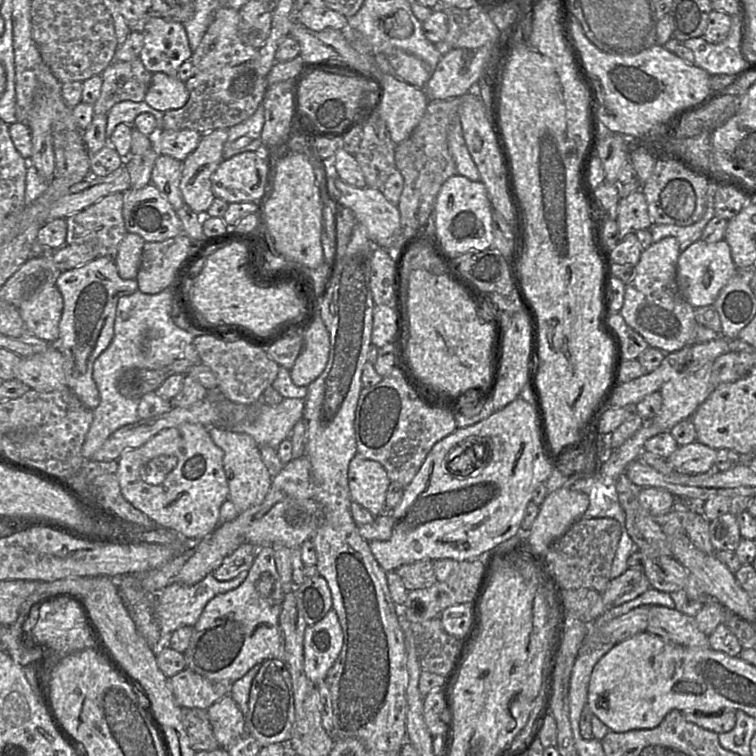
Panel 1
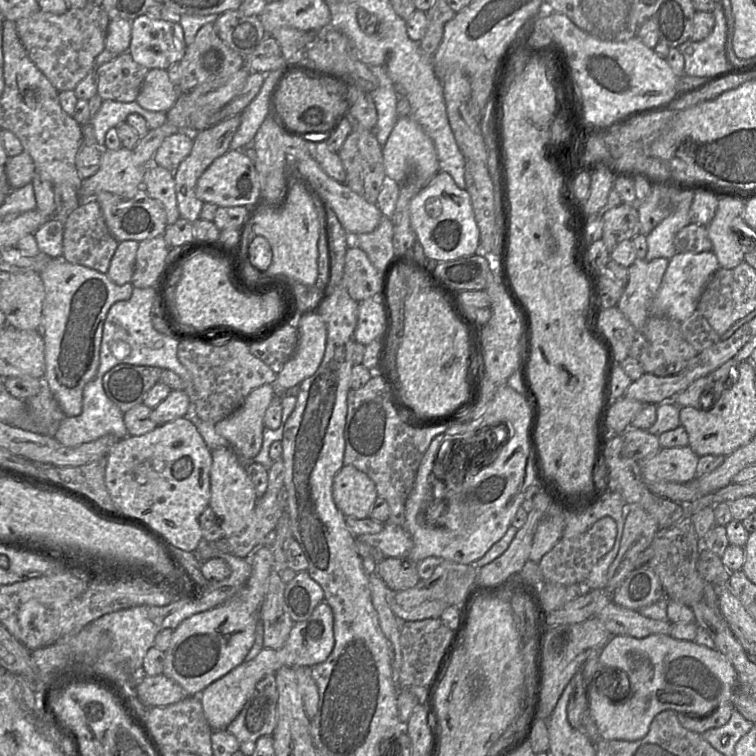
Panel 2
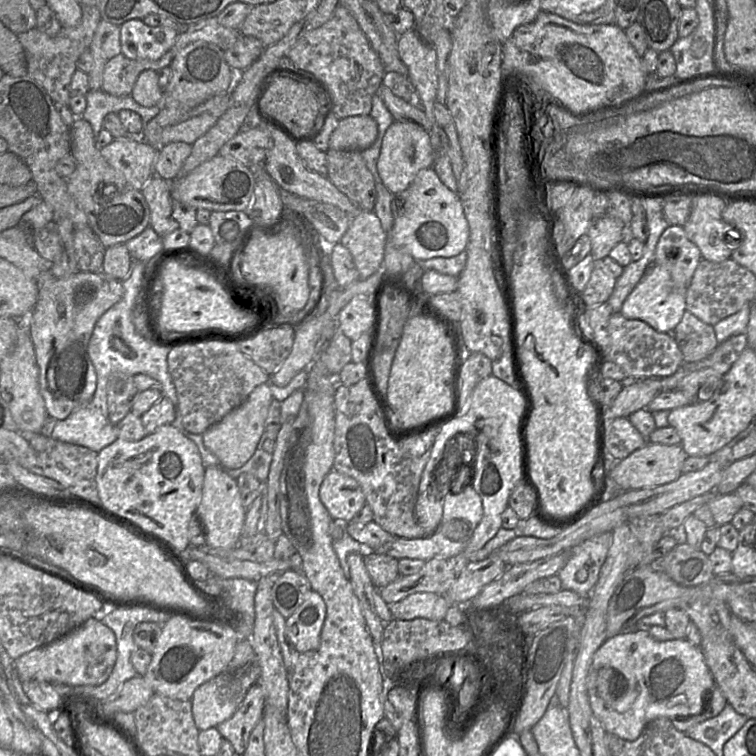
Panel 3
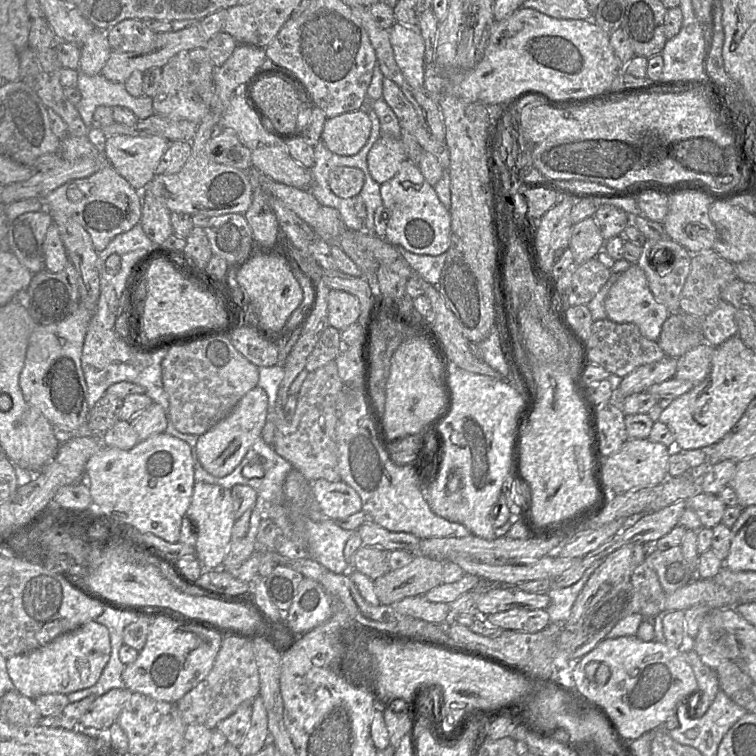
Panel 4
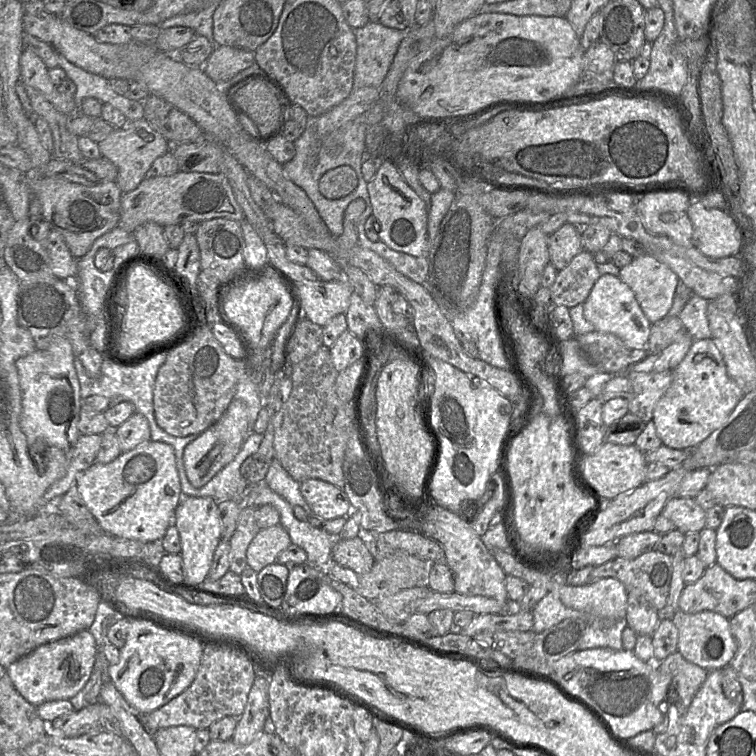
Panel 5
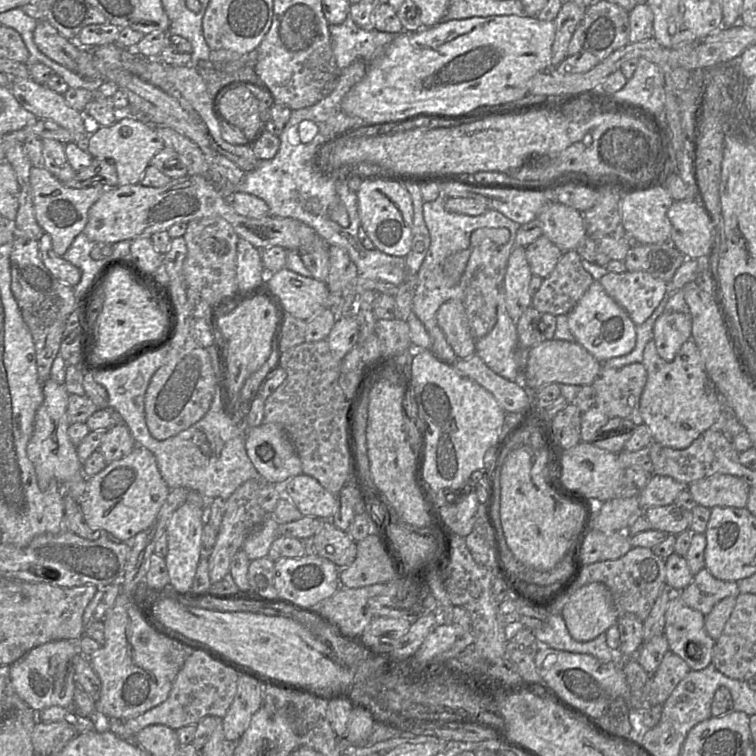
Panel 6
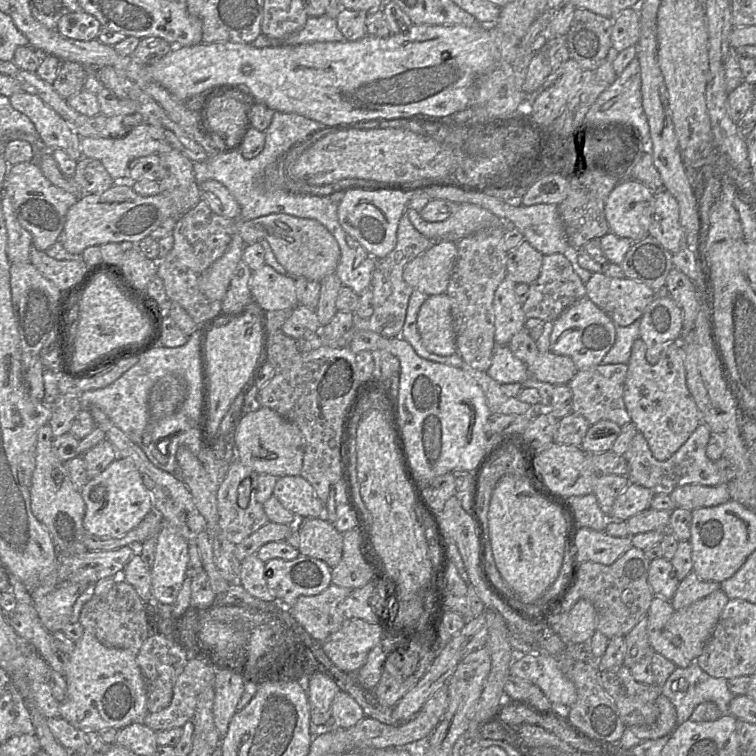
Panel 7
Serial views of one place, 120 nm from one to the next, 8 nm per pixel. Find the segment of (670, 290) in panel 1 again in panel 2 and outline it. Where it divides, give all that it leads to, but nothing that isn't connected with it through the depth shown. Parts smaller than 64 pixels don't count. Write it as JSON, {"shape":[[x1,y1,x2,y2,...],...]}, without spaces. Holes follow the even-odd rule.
{"shape":[[636,258,628,267,628,281,617,306,636,330,642,329,651,317,650,306,668,263,666,258,656,258,649,262]]}

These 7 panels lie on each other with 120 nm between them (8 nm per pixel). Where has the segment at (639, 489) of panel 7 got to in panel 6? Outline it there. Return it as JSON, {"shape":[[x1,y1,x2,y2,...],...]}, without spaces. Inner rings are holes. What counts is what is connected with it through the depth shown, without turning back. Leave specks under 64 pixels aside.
{"shape":[[654,475,637,497,640,506,647,510,648,508,674,504,677,496,687,488,688,485,671,477]]}

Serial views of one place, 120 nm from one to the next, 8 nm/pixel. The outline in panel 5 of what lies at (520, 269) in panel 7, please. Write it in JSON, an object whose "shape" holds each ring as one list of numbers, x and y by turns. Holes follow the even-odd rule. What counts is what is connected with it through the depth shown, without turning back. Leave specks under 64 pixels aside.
{"shape":[[566,223,548,238,550,263,561,271,571,260,583,251,581,228,572,223]]}

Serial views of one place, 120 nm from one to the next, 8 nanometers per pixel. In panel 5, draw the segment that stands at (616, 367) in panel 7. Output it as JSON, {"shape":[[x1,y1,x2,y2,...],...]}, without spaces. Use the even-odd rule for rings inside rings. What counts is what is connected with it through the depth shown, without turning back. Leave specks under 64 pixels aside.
{"shape":[[671,371,634,372,626,374,633,386,634,395,629,399,629,413,647,424,652,421,654,408,672,381]]}

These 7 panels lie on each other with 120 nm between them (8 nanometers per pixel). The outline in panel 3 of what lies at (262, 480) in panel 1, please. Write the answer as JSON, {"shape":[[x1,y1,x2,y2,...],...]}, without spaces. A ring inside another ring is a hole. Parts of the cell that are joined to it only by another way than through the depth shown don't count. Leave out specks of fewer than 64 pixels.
{"shape":[[219,464,207,467,201,501,196,511,205,523,206,545,219,550,235,548,244,525,246,511,241,501,237,479,232,478]]}

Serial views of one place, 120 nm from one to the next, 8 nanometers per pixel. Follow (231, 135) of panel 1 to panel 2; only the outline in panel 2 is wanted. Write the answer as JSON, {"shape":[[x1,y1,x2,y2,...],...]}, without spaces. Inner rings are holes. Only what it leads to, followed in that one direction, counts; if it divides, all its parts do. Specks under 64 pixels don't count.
{"shape":[[281,69,269,76,267,81,262,85,260,92,240,113,241,123,233,136,230,149,242,150,246,147,252,147,252,142,257,131,268,116,268,96,280,71]]}

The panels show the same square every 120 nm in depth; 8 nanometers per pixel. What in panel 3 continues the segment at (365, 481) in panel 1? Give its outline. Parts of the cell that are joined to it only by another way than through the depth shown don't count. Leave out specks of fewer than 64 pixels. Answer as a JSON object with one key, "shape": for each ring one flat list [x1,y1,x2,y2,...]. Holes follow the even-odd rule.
{"shape":[[332,469,320,485,319,497,334,521,349,522,366,504,360,484]]}

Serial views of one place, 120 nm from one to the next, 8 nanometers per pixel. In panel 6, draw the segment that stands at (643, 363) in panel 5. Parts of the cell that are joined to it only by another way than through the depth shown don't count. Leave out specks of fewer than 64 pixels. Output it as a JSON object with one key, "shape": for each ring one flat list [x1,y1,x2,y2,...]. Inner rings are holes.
{"shape":[[664,311,655,321,653,340,661,359,672,361,682,345,691,339,690,314]]}

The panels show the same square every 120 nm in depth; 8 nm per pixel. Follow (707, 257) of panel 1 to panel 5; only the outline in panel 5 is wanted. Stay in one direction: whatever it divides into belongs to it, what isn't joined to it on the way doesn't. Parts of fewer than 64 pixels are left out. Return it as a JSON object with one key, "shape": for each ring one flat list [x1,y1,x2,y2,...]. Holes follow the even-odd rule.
{"shape":[[601,275,583,303,583,313,595,330,614,334,633,349,647,346,652,323,643,313,632,289,618,276]]}

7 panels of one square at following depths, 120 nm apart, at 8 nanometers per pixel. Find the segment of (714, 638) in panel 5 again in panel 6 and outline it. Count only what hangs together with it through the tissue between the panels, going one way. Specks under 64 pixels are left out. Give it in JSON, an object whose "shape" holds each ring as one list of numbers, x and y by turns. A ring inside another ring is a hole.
{"shape":[[672,593,665,615,663,634,667,638,669,651,684,660,692,671,699,671,711,665,715,640,706,632,705,615,688,607,680,599,679,593]]}

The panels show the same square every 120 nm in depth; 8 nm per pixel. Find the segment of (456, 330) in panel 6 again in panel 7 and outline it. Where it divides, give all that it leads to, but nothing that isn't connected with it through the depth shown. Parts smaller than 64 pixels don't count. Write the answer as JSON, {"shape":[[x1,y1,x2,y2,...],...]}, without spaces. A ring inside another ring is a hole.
{"shape":[[446,294,430,295,420,307,417,328,425,348,439,356,457,353,451,315,451,302]]}

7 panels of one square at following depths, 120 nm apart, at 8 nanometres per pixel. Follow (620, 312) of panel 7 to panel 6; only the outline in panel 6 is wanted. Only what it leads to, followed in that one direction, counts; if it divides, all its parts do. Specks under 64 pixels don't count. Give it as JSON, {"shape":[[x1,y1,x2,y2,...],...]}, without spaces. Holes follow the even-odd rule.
{"shape":[[643,271,609,272,599,282,636,325,653,314,668,291,668,283]]}

